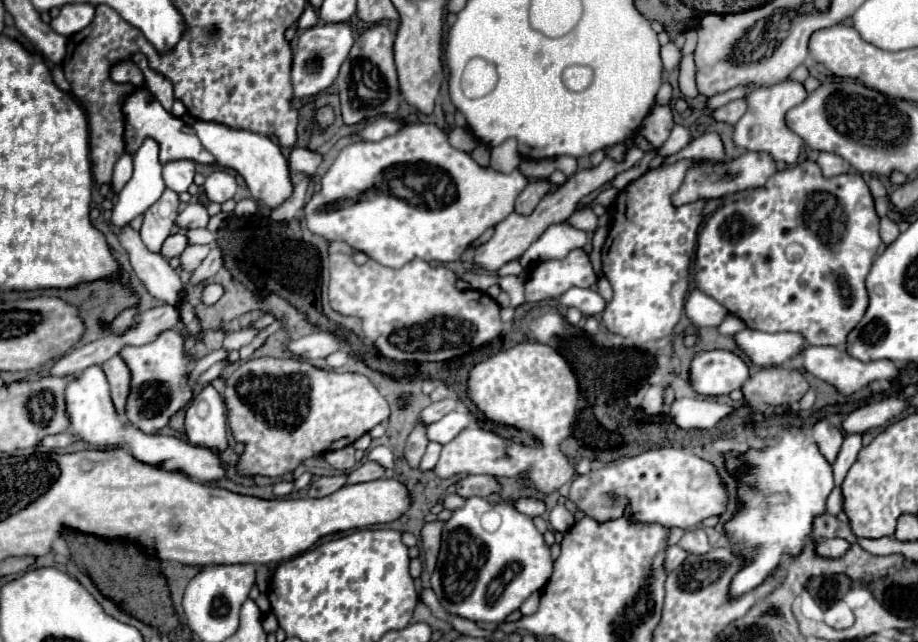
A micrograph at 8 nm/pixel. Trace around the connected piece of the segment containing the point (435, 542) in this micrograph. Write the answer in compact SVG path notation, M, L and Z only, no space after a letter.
M429 521L421 529L421 541L423 541L423 551L425 551L425 565L427 571L433 573L439 545L441 545L441 525L443 521Z

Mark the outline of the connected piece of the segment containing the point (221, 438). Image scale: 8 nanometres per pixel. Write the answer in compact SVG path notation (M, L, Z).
M207 385L187 407L185 433L191 445L207 447L215 453L227 449L225 403L213 385Z

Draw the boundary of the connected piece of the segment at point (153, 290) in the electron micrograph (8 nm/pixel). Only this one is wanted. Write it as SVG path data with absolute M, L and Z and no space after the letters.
M131 225L121 227L119 243L129 253L135 275L143 281L143 285L153 297L169 303L173 301L173 297L177 297L177 293L181 293L185 285L177 277L175 269L171 269L171 265L163 259L163 255L151 253L143 245L139 231L135 231Z

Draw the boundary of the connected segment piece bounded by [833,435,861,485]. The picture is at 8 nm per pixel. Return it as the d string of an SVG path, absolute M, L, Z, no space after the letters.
M845 435L845 441L841 445L841 451L839 451L839 455L835 459L835 467L833 467L835 485L839 485L845 479L845 473L857 459L859 451L861 451L861 435Z

